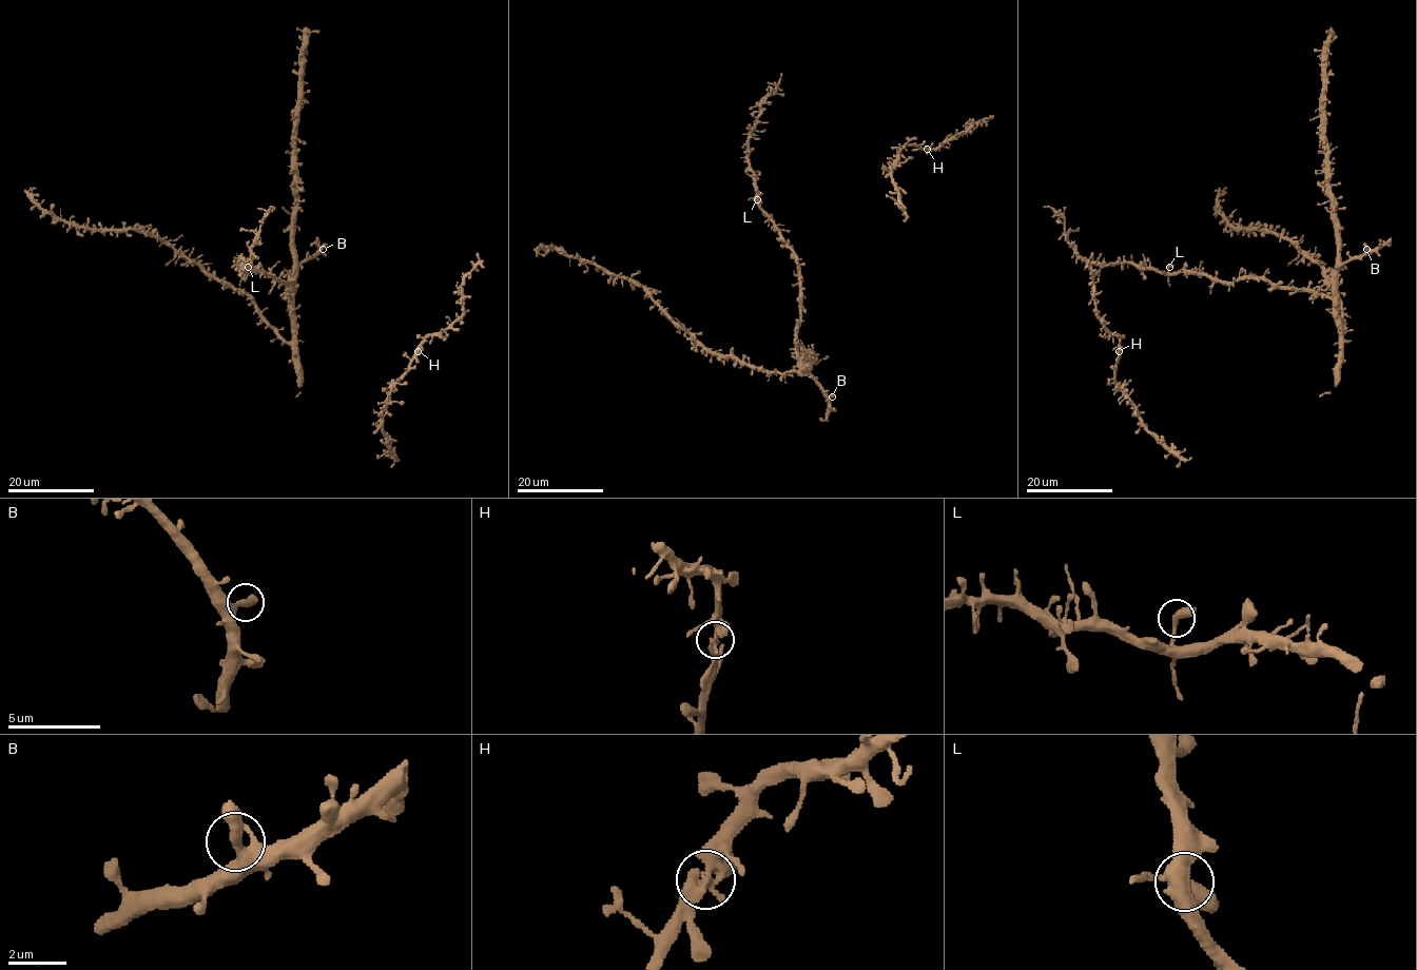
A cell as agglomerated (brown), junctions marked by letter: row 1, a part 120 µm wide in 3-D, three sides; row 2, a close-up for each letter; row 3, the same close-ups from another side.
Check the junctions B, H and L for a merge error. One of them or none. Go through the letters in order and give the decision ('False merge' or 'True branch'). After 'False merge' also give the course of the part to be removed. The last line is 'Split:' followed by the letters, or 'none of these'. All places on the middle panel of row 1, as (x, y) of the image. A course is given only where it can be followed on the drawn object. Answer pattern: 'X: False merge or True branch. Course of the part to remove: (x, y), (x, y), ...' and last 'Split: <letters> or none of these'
B: True branch
H: True branch
L: True branch
Split: none of these

